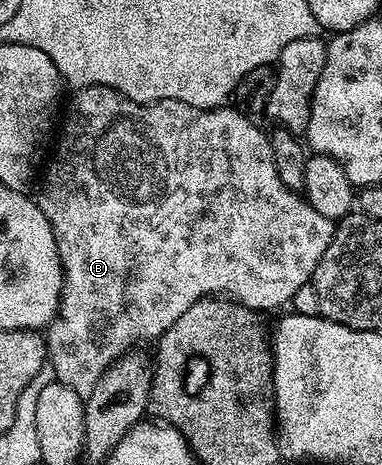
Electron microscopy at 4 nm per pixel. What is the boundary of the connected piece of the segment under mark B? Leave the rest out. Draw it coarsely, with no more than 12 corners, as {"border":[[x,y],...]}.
{"border":[[87,85],[39,204],[81,398],[197,300],[312,282],[335,223],[236,108]]}

